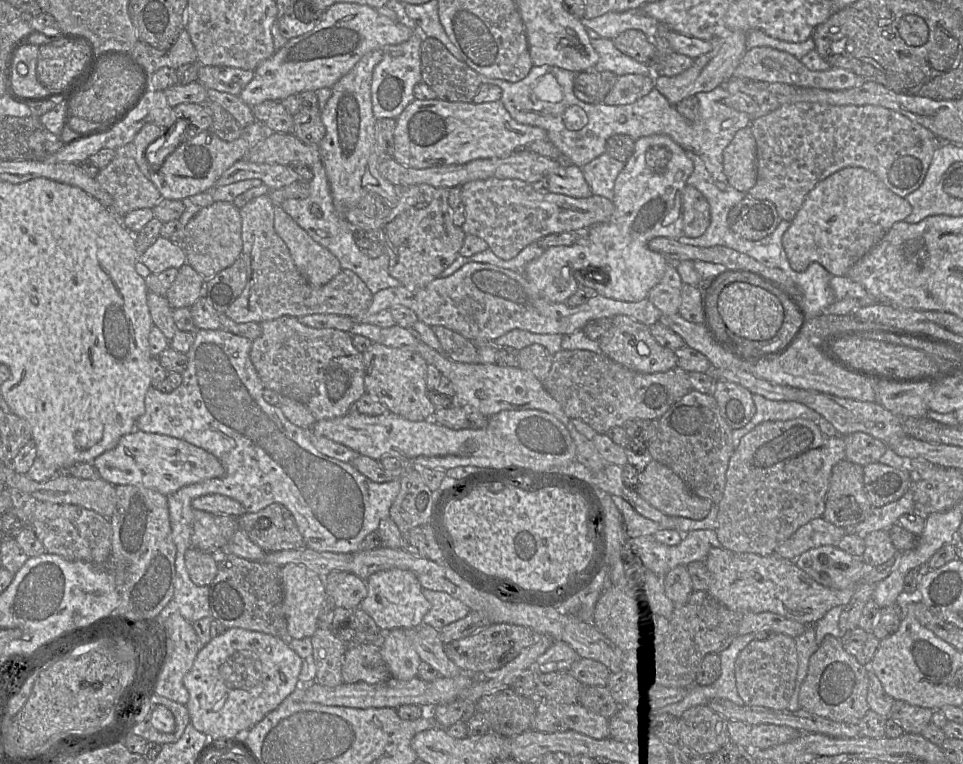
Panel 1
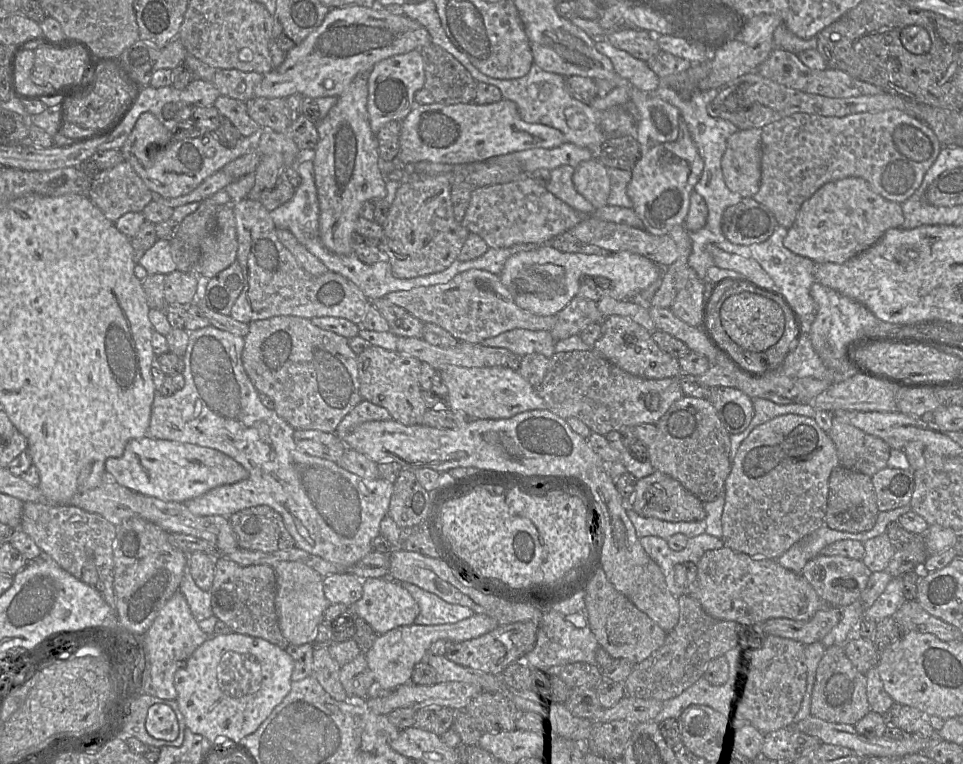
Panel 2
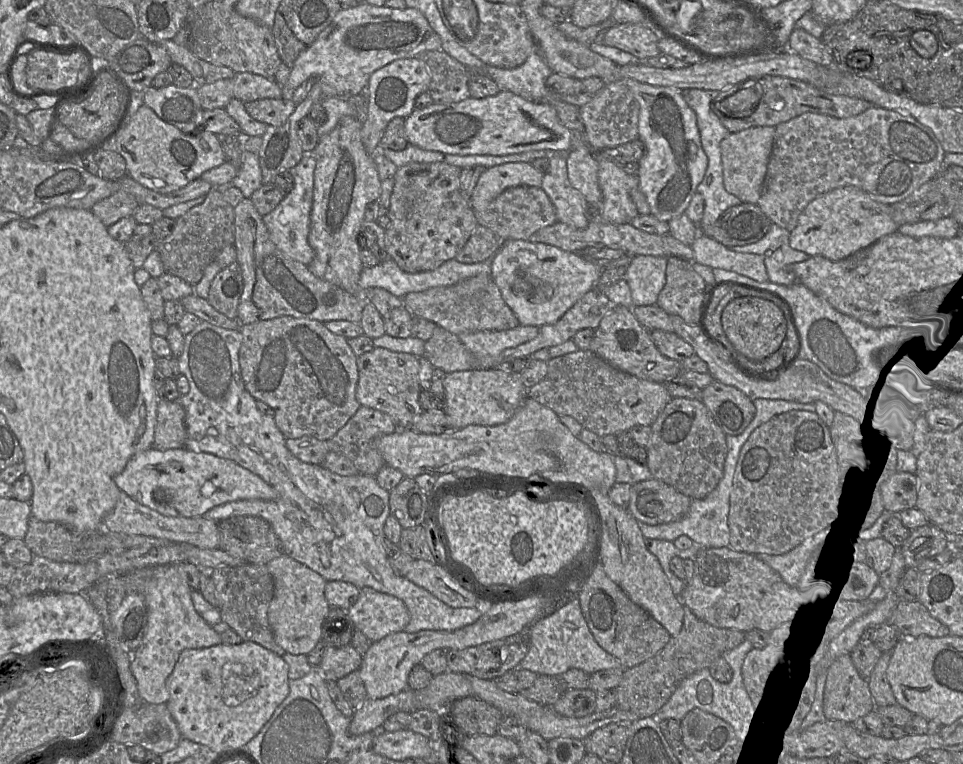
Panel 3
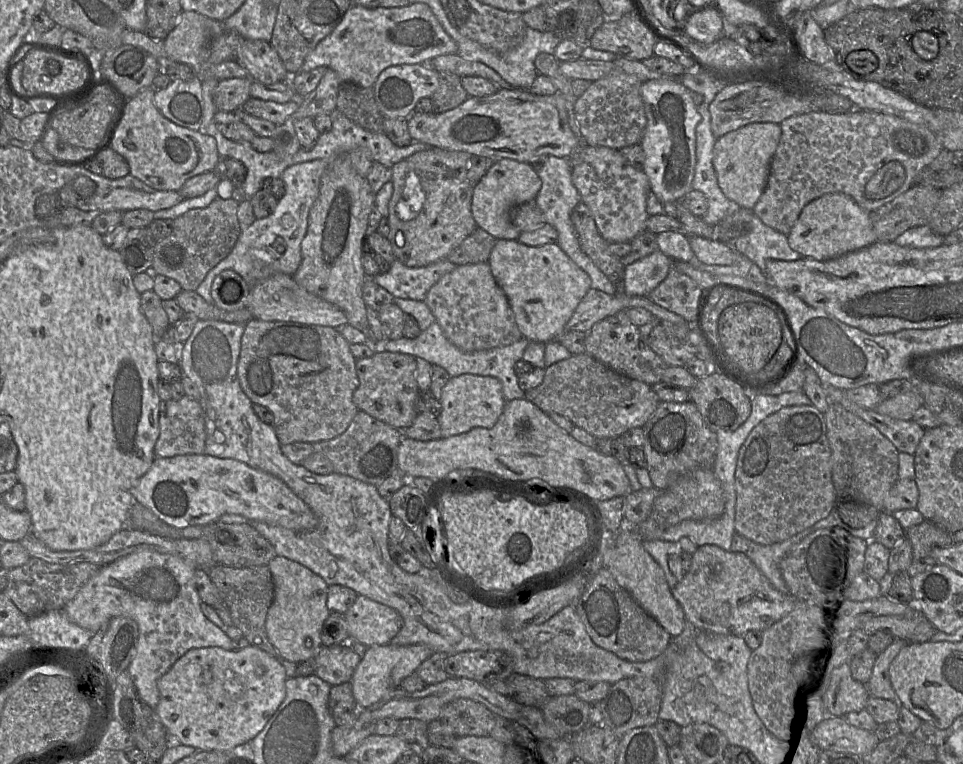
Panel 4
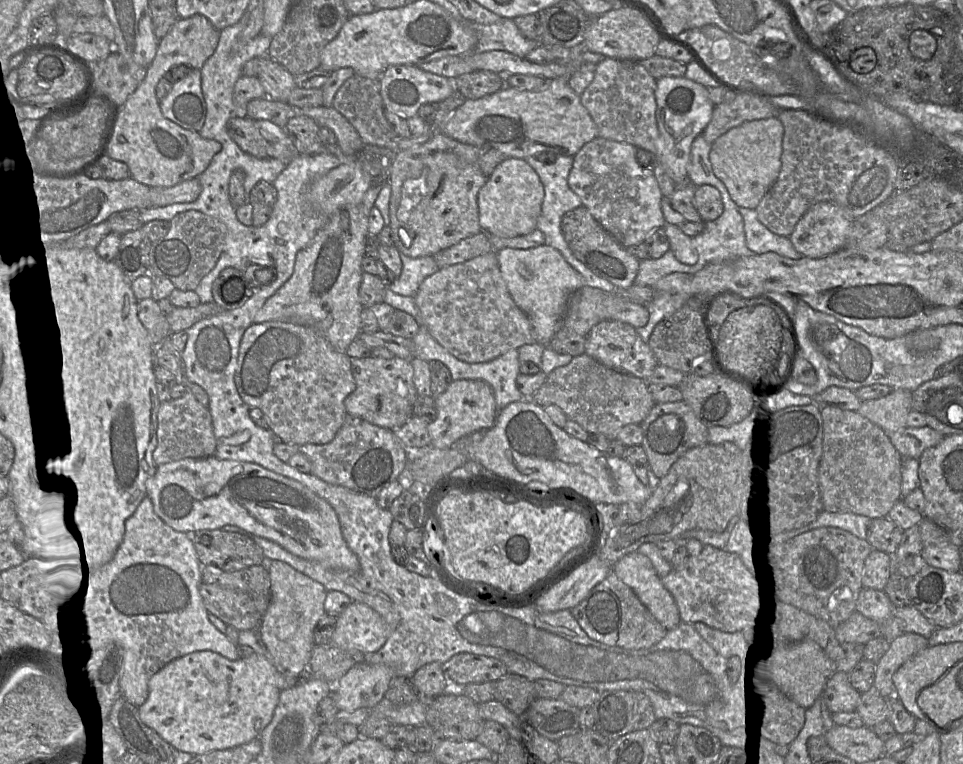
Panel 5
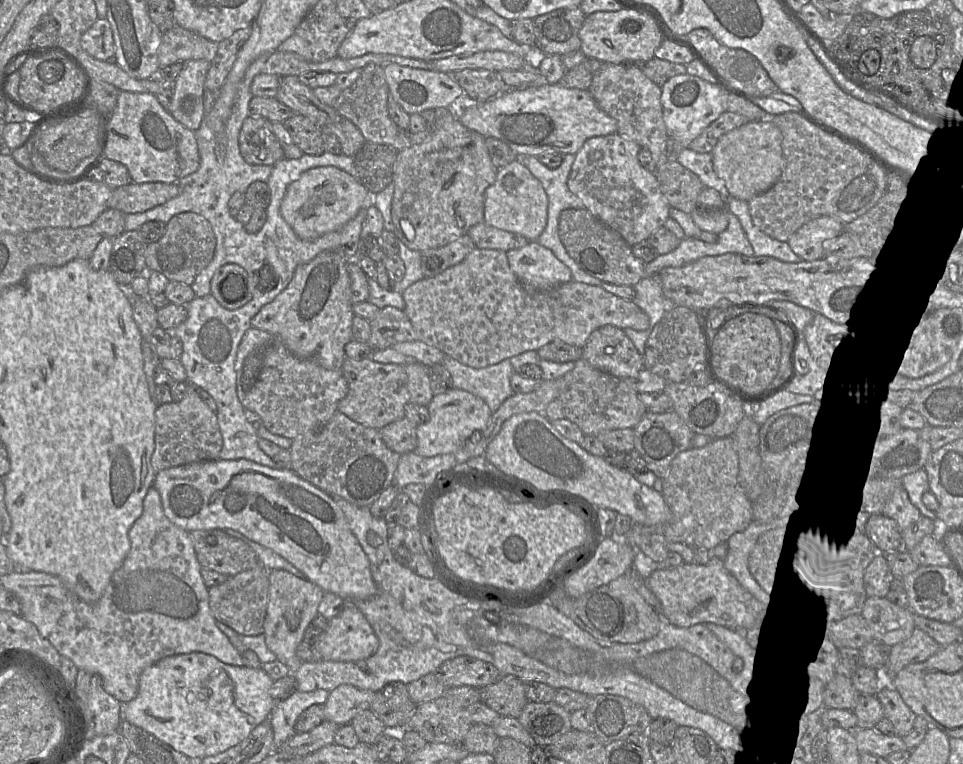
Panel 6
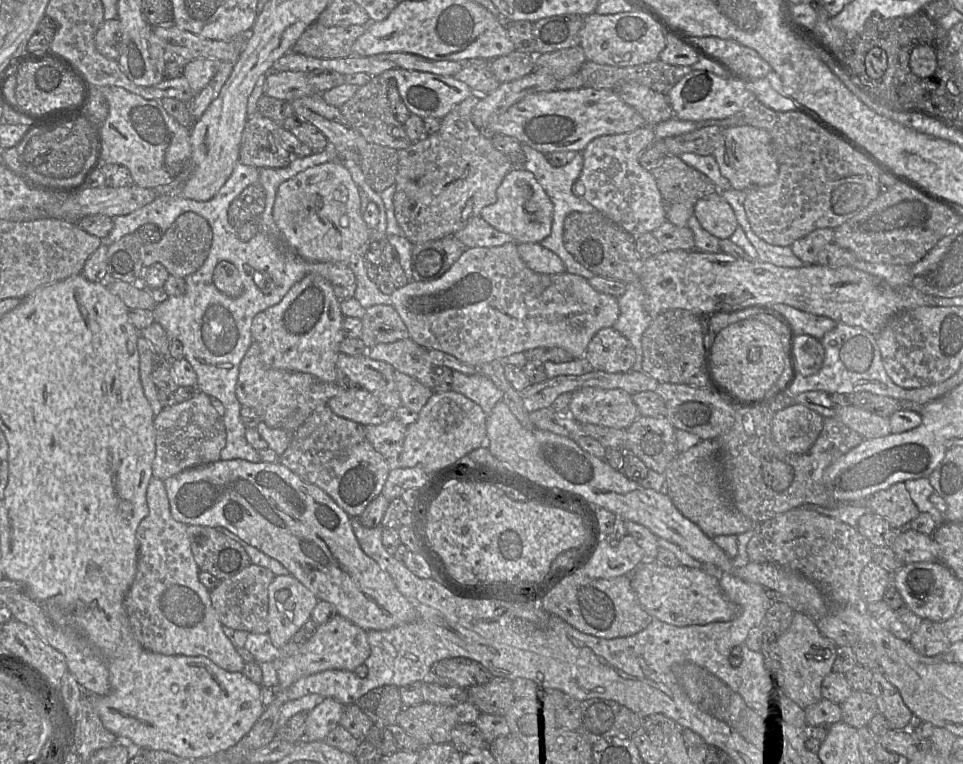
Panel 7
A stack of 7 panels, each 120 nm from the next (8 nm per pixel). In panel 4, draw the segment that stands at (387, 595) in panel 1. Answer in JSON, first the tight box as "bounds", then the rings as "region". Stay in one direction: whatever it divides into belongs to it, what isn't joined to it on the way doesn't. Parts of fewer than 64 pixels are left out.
{"bounds":[344,595,403,647],"region":[[[357,595],[344,617],[349,641],[360,642],[366,647],[390,643],[403,625],[395,609],[363,595]]]}

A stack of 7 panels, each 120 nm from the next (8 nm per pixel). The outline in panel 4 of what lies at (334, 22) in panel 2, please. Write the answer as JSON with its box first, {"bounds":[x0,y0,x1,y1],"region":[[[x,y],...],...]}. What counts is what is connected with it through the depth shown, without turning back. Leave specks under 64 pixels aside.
{"bounds":[301,3,457,88],"region":[[[424,3],[375,9],[352,5],[335,29],[306,56],[301,71],[326,67],[337,73],[340,82],[368,88],[373,87],[379,74],[390,66],[421,64],[438,56],[456,53],[457,44]]]}

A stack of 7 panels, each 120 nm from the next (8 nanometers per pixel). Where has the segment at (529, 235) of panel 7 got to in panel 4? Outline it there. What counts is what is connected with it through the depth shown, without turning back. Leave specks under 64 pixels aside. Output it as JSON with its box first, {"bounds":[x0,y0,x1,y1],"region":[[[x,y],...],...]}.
{"bounds":[471,159,542,240],"region":[[[497,159],[487,173],[474,185],[471,212],[477,227],[494,238],[517,240],[521,231],[510,220],[510,210],[536,199],[542,181],[531,165],[512,159]]]}

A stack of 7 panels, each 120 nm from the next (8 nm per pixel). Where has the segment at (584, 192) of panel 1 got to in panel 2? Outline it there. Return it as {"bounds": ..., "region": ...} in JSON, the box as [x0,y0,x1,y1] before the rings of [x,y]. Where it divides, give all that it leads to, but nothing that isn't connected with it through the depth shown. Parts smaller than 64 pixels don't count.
{"bounds":[545,165,595,215],"region":[[[568,165],[554,168],[550,171],[550,180],[545,188],[578,212],[591,215],[595,208],[575,189],[572,179],[574,170]]]}

